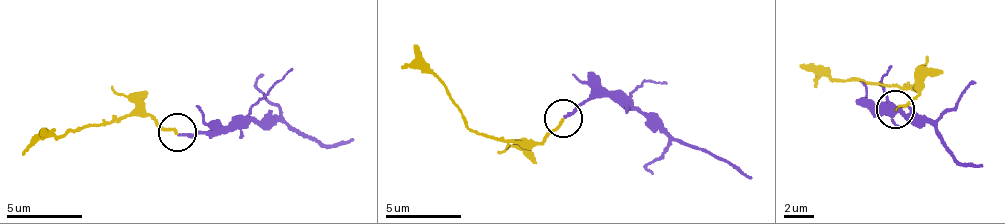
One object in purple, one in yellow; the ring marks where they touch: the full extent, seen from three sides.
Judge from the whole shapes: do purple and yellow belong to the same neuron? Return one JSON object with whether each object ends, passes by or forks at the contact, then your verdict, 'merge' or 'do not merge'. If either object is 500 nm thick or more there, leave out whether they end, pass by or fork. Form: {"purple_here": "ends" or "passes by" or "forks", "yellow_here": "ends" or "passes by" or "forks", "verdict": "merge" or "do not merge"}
{"purple_here": "ends", "yellow_here": "ends", "verdict": "merge"}

